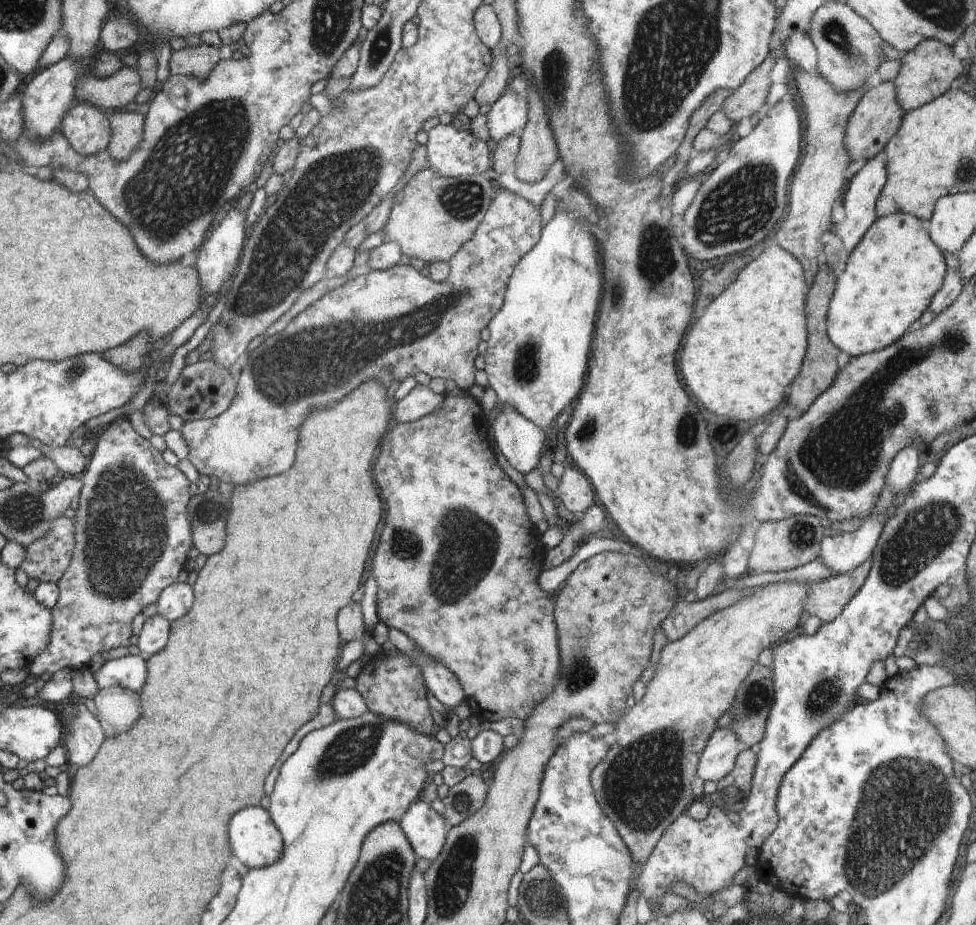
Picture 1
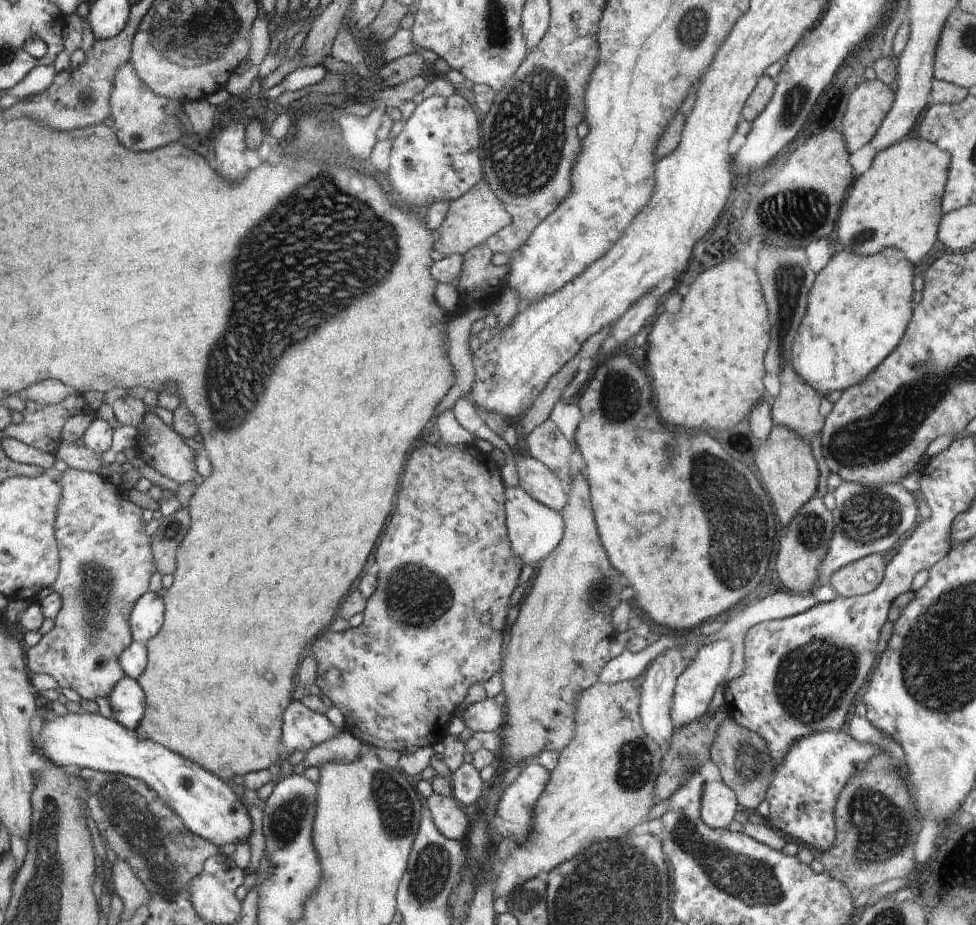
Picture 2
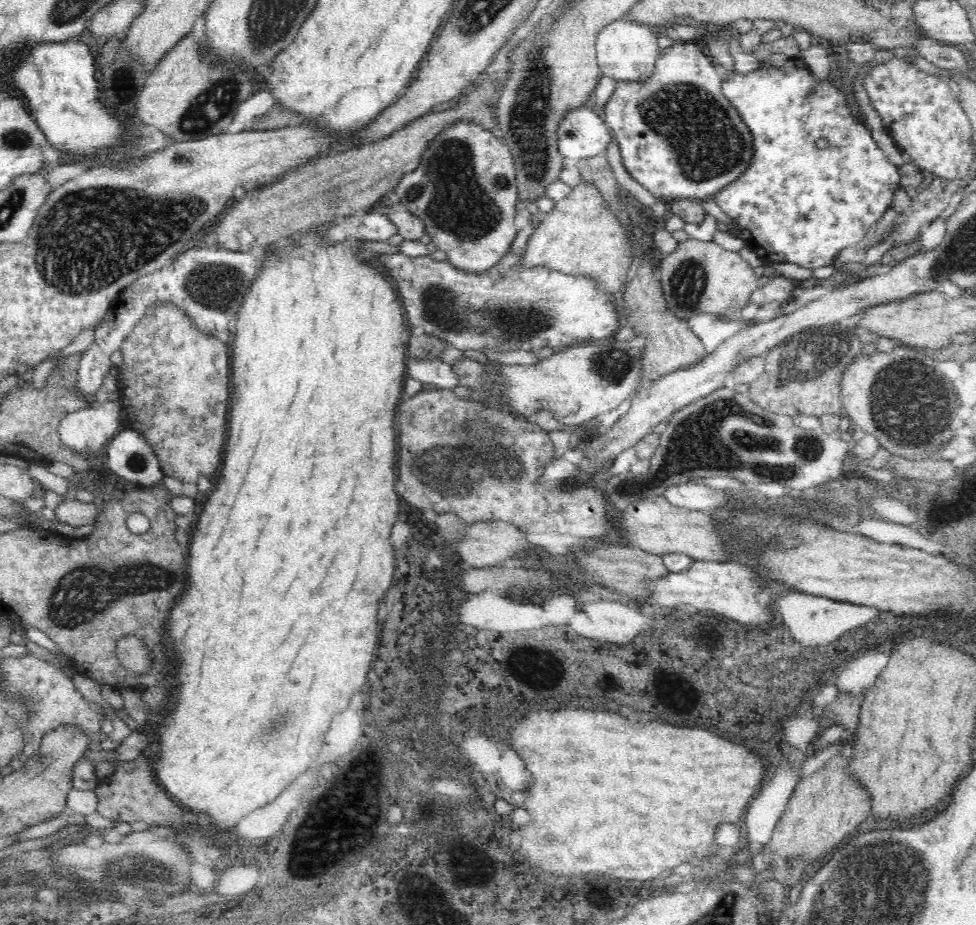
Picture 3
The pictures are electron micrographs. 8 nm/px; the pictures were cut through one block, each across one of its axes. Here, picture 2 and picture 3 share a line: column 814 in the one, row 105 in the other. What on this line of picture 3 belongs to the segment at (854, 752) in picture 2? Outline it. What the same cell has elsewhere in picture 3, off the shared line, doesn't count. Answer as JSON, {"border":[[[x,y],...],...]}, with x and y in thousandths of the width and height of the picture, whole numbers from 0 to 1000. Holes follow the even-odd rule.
{"border":[[[820,61],[807,64],[803,72],[784,74],[784,70],[779,70],[769,80],[760,81],[754,79],[749,85],[741,86],[740,97],[749,114],[757,121],[764,136],[769,141],[773,148],[773,166],[764,186],[732,211],[734,221],[756,242],[756,246],[760,251],[757,256],[761,258],[763,266],[770,268],[784,283],[788,285],[814,284],[820,286],[820,289],[831,291],[853,286],[856,277],[864,268],[878,264],[892,248],[895,240],[912,225],[916,208],[923,203],[920,181],[910,173],[904,160],[895,152],[893,144],[886,132],[882,132],[873,124],[873,119],[867,111],[865,101],[857,95],[849,85],[838,88],[830,79]],[[841,149],[845,149],[848,152],[846,162],[841,162],[836,158],[837,151]]]}

